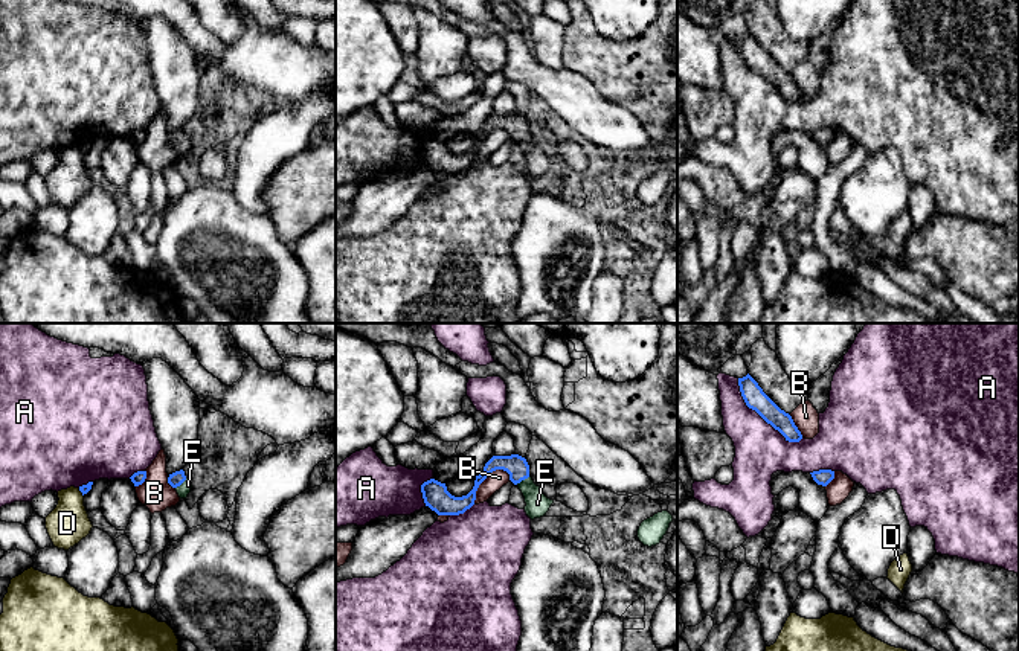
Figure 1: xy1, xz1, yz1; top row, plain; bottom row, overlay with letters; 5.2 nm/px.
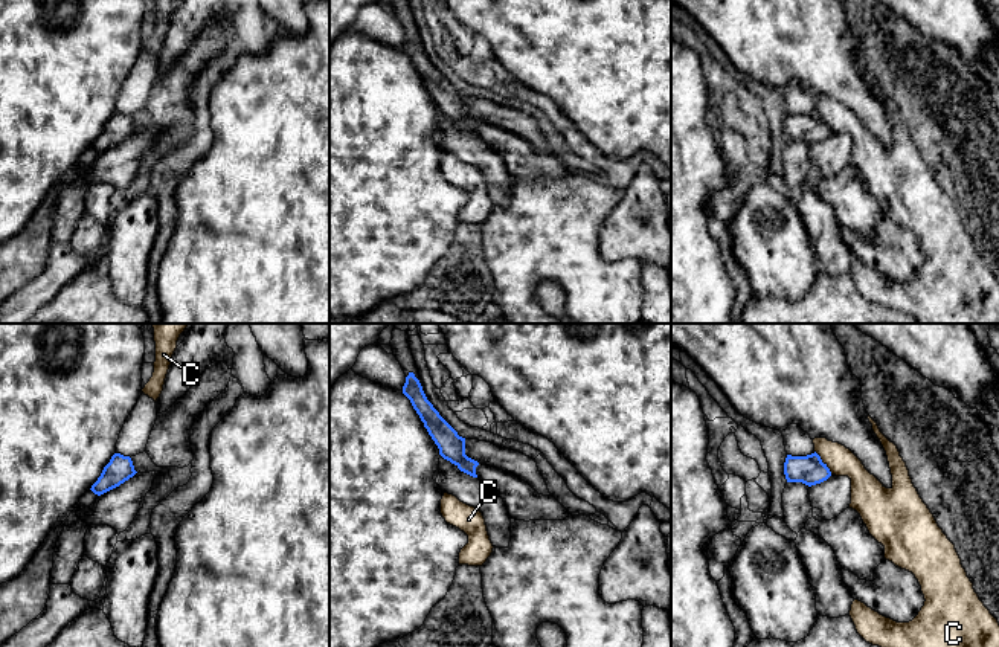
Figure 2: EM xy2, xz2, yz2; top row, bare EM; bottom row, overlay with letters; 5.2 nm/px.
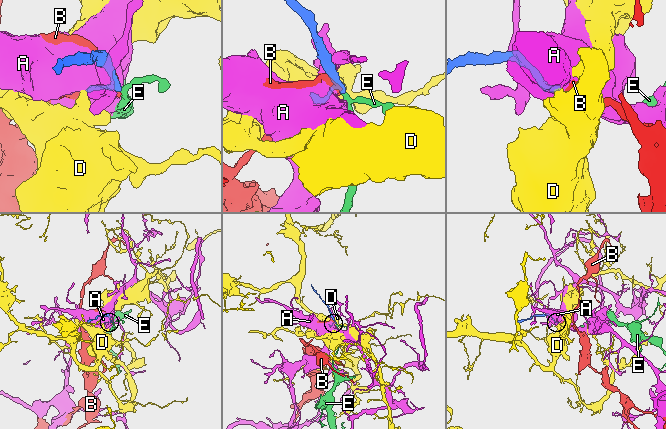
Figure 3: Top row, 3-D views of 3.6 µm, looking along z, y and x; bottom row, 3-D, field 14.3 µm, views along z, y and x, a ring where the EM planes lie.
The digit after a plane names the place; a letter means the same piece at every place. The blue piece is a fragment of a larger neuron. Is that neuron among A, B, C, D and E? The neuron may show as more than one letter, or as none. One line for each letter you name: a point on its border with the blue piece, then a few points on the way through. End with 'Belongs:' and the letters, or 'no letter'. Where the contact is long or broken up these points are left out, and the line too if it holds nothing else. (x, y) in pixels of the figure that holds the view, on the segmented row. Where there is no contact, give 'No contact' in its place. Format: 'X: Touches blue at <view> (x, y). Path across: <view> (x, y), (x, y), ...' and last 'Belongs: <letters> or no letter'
E: Touches blue at xz1 (522, 479). Path across: xz1 (516, 465), (522, 479), (537, 503)
Belongs: E

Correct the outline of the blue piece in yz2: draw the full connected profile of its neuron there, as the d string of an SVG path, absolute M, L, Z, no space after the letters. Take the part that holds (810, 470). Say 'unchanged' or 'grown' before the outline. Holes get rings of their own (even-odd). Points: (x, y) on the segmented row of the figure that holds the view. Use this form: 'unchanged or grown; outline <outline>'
unchanged; outline M814 452L807 456L787 455L784 462L784 475L787 482L802 482L811 487L827 481L831 476L831 472Z

